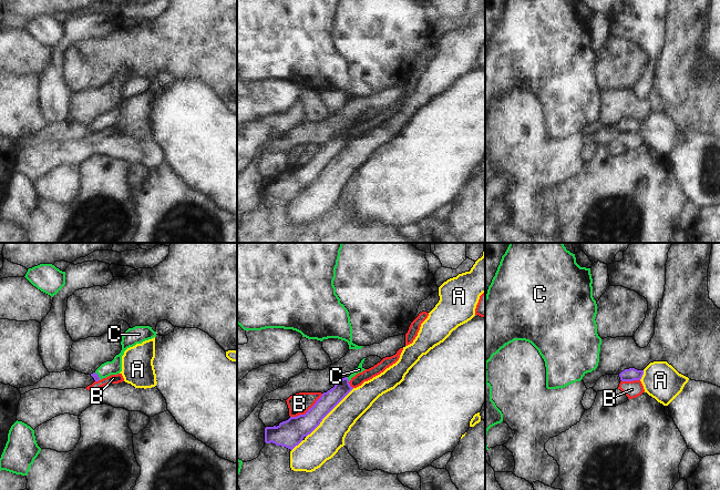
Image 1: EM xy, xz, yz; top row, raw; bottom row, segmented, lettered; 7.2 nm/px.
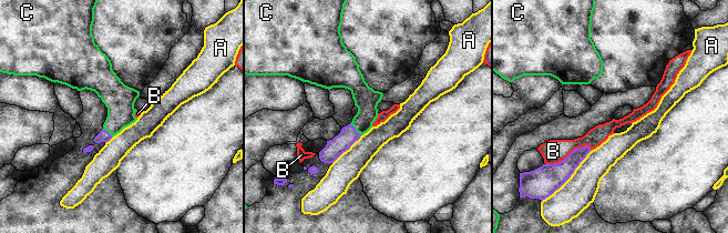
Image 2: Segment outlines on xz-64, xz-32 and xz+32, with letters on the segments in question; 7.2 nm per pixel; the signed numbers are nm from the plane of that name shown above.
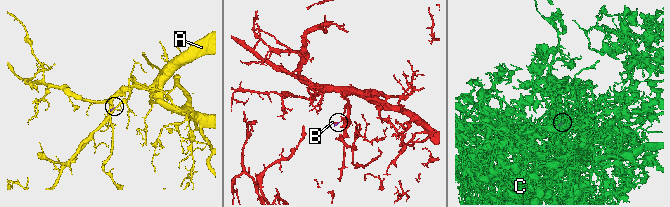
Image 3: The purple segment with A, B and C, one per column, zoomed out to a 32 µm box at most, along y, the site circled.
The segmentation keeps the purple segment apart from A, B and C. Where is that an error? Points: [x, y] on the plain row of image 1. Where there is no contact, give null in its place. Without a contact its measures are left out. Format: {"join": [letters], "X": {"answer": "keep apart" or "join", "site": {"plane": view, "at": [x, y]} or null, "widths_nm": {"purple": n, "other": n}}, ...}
{"join": ["C"], "A": {"answer": "keep apart", "site": {"plane": "xz", "at": [329, 163]}, "widths_nm": {"purple": 160, "other": 240}}, "B": {"answer": "keep apart", "site": {"plane": "xz", "at": [308, 162]}, "widths_nm": {"purple": 200, "other": 160}}, "C": {"answer": "join", "site": {"plane": "xz", "at": [348, 131]}, "widths_nm": {"purple": 130, "other": 50}}}

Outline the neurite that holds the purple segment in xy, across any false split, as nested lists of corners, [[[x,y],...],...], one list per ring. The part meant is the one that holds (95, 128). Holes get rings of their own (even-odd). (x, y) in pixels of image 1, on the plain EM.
[[[135,78],[128,80],[122,88],[122,102],[119,106],[114,109],[112,113],[106,113],[102,115],[91,127],[95,133],[106,130],[111,126],[117,126],[122,123],[122,108],[124,103],[135,98],[136,95],[142,95],[145,92],[156,89],[156,83],[150,78]]]

